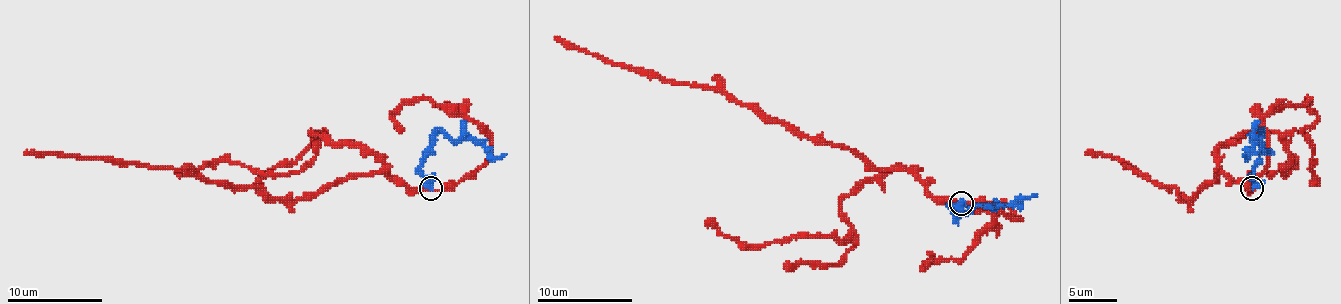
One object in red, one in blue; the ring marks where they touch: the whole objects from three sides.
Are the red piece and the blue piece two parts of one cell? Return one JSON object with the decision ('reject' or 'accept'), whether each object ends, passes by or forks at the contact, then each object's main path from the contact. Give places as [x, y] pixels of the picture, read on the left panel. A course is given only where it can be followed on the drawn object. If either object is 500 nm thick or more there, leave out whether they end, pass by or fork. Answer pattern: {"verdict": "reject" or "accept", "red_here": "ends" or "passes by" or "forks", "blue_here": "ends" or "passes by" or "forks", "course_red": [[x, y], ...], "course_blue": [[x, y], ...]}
{"verdict": "reject", "red_here": "passes by", "blue_here": "passes by", "course_red": [[430, 188], [349, 173], [318, 195], [267, 199], [253, 188], [227, 188], [182, 168], [24, 152]], "course_blue": [[430, 188], [420, 164], [439, 130], [451, 140], [478, 140], [494, 156], [506, 154]]}

